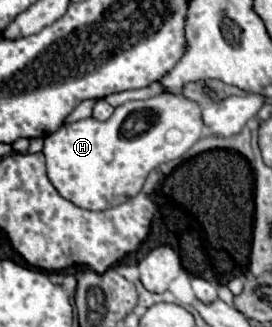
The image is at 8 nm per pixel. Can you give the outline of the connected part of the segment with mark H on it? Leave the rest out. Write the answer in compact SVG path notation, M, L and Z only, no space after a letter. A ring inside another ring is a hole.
M160 94L148 100L122 104L104 122L86 118L64 124L58 132L44 138L42 152L46 156L50 182L66 200L86 210L106 210L134 198L152 170L159 170L167 176L181 162L183 164L203 153L190 152L190 148L208 136L213 135L204 126L200 104L180 94ZM134 110L148 110L152 122L146 132L128 138L122 134L122 122Z

